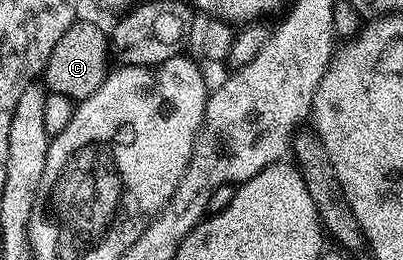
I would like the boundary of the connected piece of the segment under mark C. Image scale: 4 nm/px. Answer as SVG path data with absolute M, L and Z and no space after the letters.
M78 18L51 51L43 73L44 87L54 96L66 96L74 102L91 98L111 71L109 60L111 64L111 40L106 29L104 32L93 20Z

